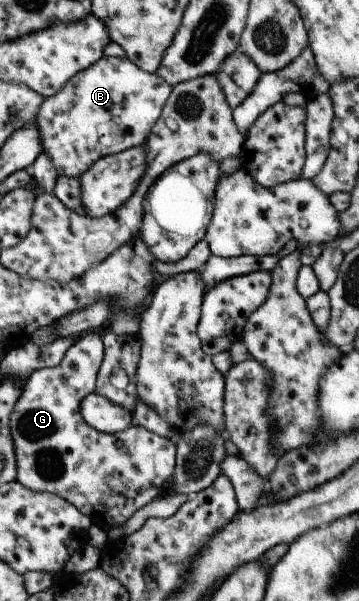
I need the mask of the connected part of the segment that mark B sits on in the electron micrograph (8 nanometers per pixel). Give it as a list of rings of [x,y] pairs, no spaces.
[[[102,56],[84,71],[73,75],[58,93],[43,98],[34,120],[39,131],[41,151],[51,159],[56,176],[78,179],[100,158],[144,145],[171,89],[154,72],[142,71],[131,61],[113,56]]]

